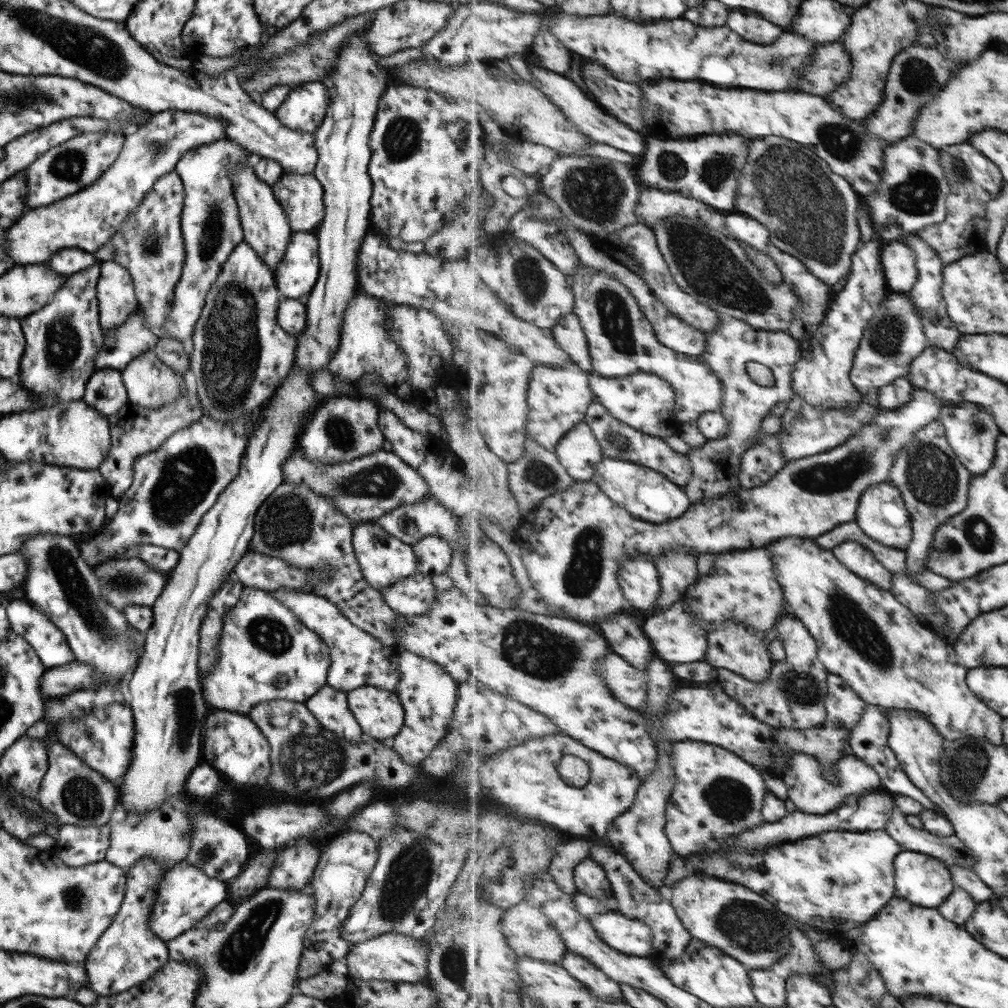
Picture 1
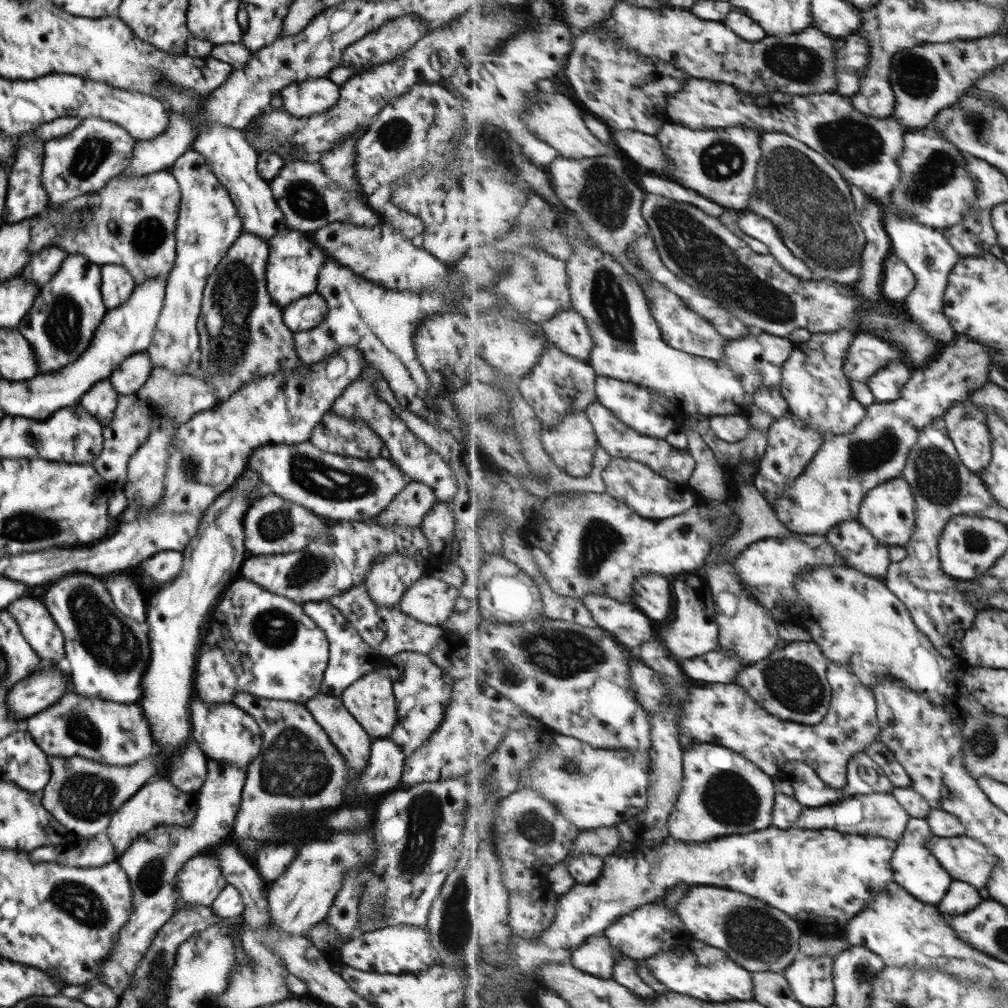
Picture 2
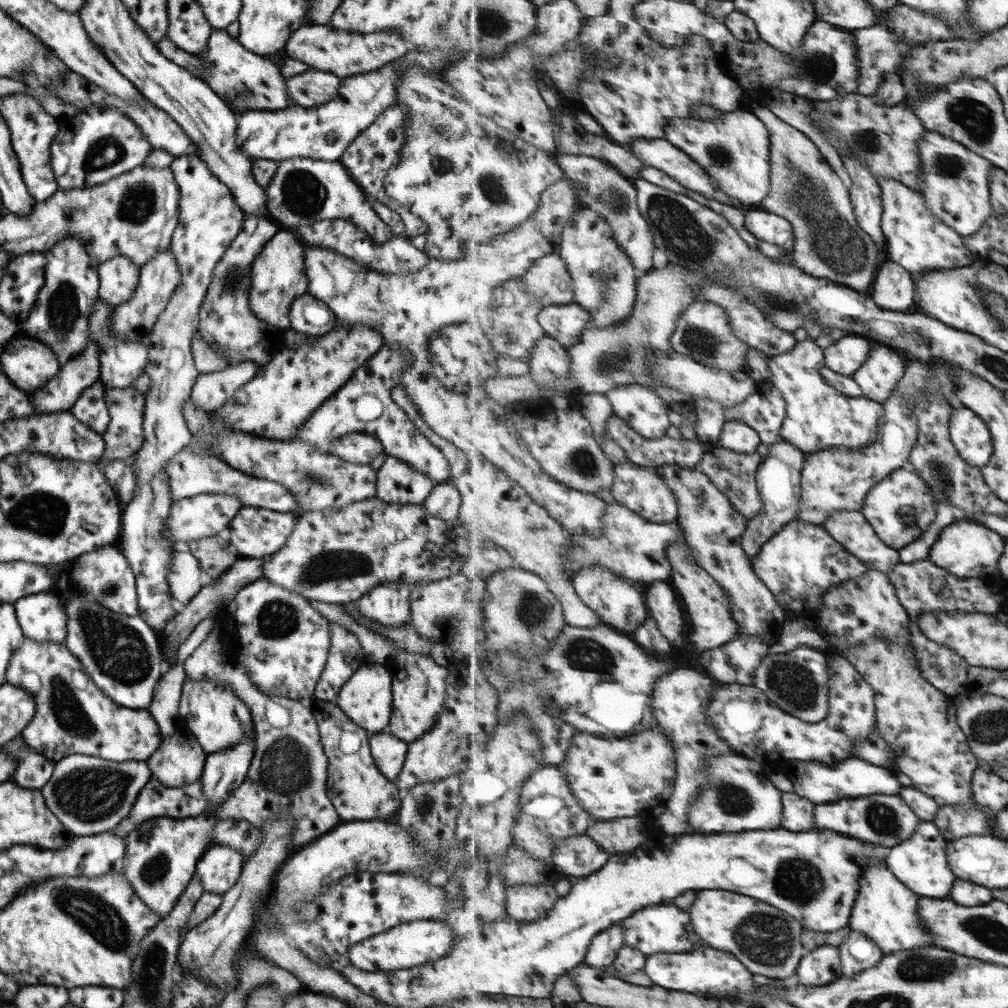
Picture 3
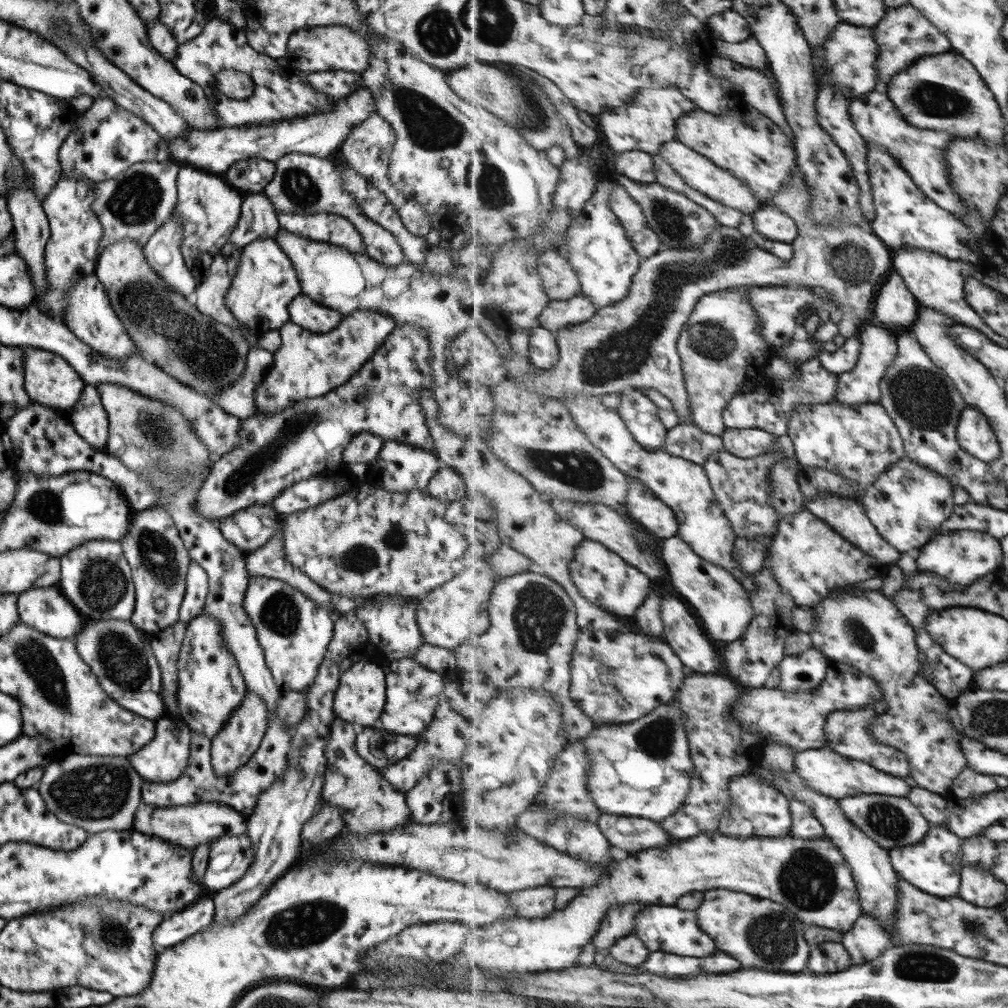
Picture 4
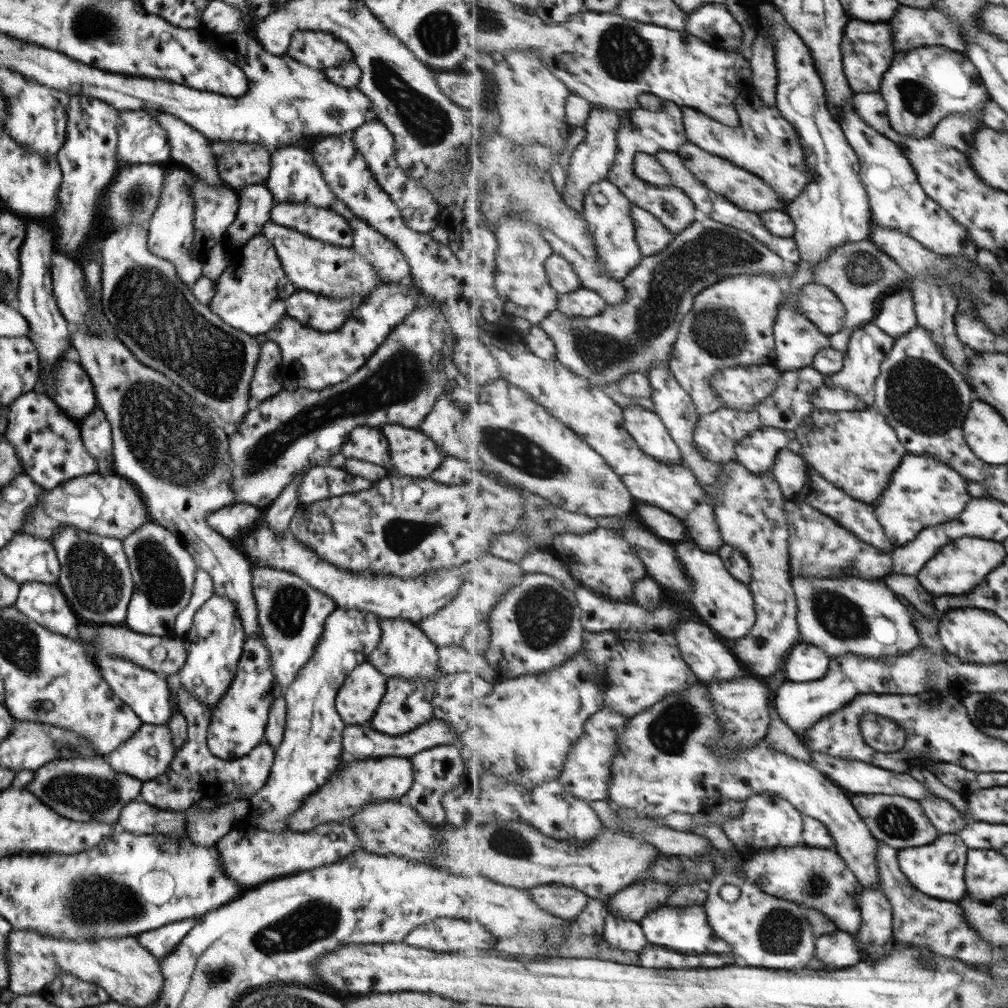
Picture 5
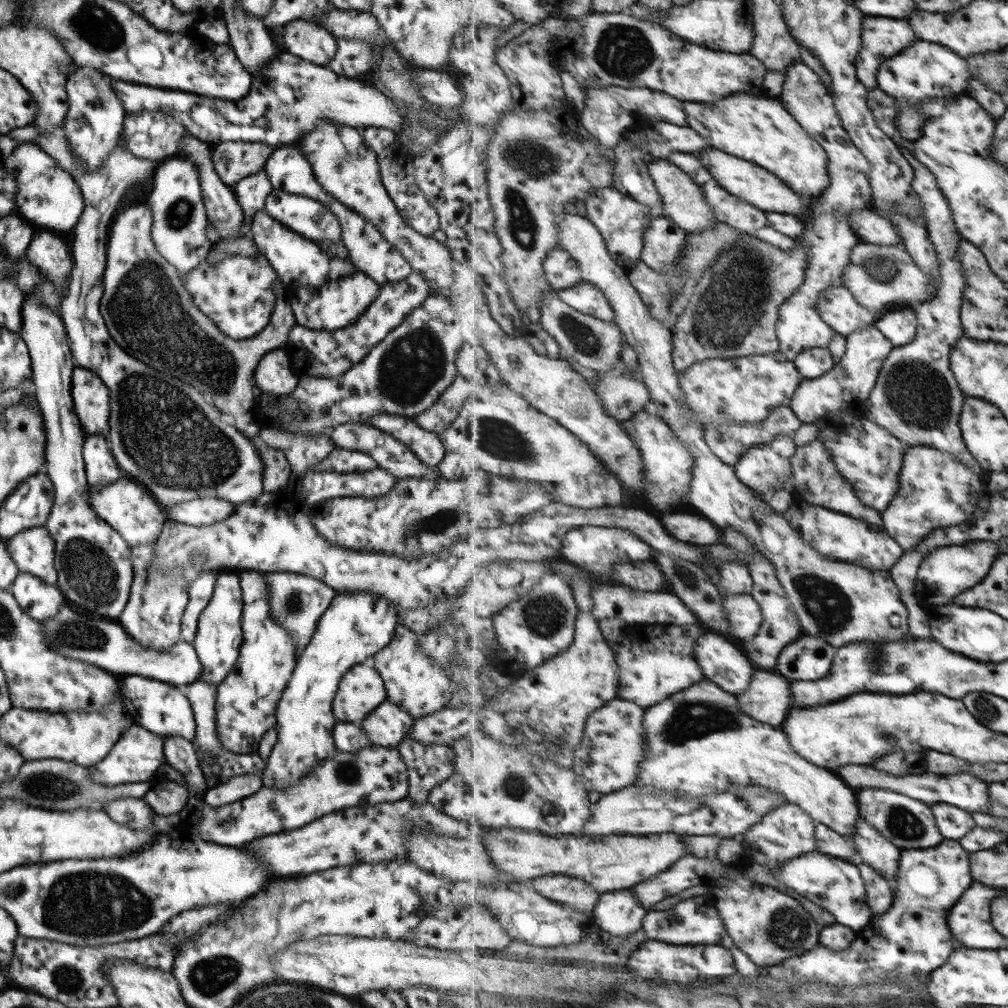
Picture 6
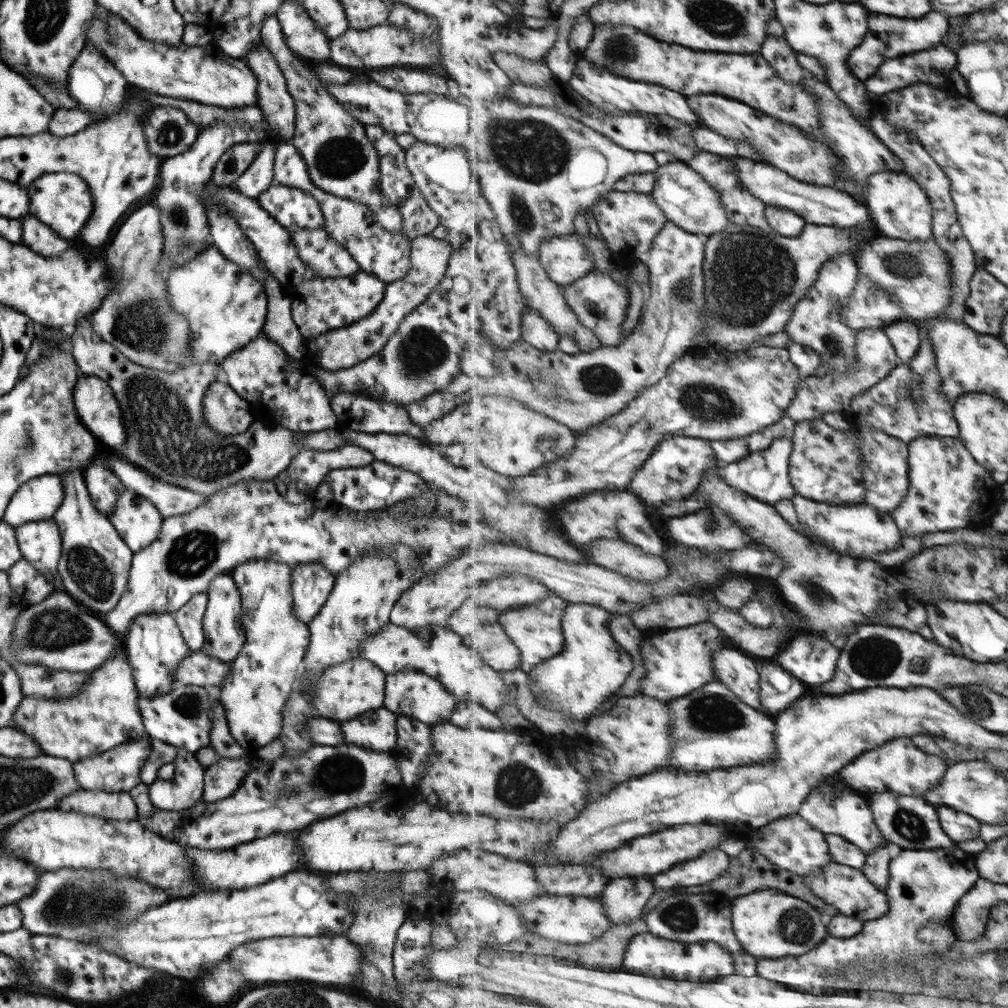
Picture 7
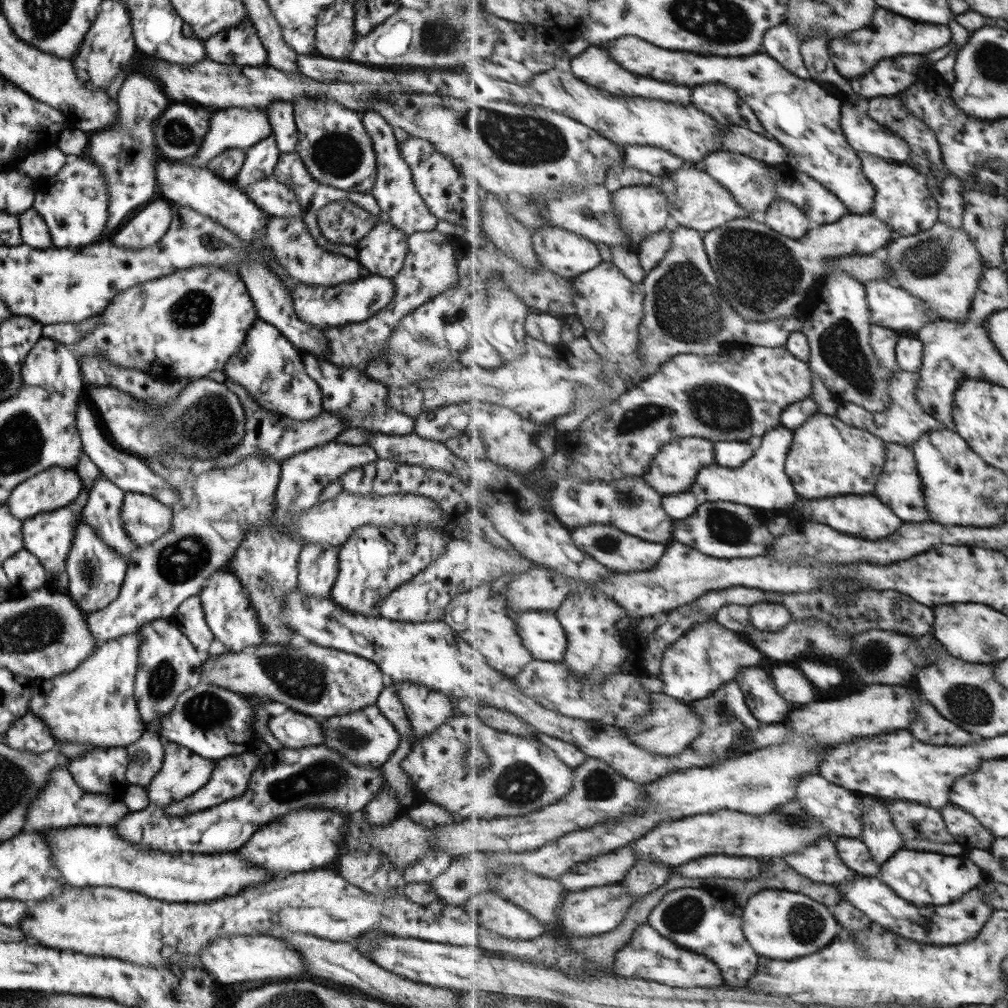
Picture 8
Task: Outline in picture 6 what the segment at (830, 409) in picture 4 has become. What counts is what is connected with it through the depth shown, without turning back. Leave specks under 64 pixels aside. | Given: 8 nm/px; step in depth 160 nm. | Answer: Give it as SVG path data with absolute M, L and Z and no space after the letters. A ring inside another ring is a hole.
M859 409L822 417L817 438L823 439L828 450L831 450L837 470L852 483L860 499L881 512L887 510L900 492L900 474L907 453L904 442L884 426L869 420Z

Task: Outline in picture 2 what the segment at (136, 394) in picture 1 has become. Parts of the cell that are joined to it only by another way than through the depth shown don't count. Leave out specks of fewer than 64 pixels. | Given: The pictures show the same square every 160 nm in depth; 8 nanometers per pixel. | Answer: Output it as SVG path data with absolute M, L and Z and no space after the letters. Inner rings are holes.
M145 350L125 358L117 368L113 369L107 380L118 396L131 395L143 387L152 369L148 352Z

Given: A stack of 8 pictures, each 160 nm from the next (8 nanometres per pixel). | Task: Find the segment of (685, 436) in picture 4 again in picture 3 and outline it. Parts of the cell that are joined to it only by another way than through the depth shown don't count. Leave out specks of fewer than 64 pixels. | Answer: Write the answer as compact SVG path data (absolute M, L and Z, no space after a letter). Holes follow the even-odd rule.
M612 413L605 423L608 438L619 442L628 454L628 460L635 464L643 465L645 468L654 470L668 464L676 464L681 468L692 468L695 464L700 464L704 460L705 454L713 447L713 444L703 441L691 441L688 439L673 439L669 436L663 438L650 439L641 436L626 420L619 415Z

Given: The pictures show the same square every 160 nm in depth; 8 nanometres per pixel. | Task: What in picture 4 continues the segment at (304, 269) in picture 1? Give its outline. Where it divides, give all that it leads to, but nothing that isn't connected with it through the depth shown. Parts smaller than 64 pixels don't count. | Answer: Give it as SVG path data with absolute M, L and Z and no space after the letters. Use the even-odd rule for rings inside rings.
M267 237L243 247L223 303L243 328L256 330L260 334L278 330L289 321L288 304L299 294L300 288L291 260L283 254L273 237Z

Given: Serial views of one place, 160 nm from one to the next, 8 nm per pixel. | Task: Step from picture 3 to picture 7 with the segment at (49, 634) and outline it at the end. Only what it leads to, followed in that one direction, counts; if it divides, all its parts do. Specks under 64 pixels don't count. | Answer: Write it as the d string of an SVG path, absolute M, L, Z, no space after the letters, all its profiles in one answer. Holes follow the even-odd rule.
M22 558L6 571L6 575L11 590L21 596L24 605L37 604L54 592L52 586L36 572L30 562Z

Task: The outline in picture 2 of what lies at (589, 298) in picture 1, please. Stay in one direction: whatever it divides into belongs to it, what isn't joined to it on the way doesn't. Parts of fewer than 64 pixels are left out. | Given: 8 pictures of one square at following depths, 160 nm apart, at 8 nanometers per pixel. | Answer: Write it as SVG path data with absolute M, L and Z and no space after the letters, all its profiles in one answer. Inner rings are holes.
M575 212L562 217L572 244L573 257L567 260L572 292L572 309L588 320L595 341L589 364L598 376L634 382L657 390L668 402L678 404L686 415L748 414L745 389L740 375L724 360L718 361L677 350L664 342L644 288L613 255L601 250L590 238Z

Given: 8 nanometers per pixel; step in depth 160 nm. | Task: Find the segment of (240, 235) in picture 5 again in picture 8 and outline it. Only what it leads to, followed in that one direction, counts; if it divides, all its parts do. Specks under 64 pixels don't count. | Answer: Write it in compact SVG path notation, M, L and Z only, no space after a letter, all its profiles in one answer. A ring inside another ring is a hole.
M270 134L244 150L244 161L231 181L235 186L247 186L250 182L271 176L278 154L275 139Z

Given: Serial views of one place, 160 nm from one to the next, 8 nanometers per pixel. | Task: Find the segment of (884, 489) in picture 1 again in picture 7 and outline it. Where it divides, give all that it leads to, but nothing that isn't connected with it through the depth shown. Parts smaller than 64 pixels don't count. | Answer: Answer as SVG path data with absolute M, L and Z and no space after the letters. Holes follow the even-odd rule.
M938 435L925 436L908 443L910 455L910 482L908 496L904 498L899 509L892 512L897 518L897 526L904 537L915 537L917 534L935 533L941 531L965 530L965 526L975 526L973 510L982 495L988 494L985 478L993 478L992 474L969 452L960 438L941 437Z

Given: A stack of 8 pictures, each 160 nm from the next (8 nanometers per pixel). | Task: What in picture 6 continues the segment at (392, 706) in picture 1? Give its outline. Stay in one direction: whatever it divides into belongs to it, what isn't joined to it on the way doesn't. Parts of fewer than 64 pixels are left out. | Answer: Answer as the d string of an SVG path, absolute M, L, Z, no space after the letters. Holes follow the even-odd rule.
M369 662L359 663L340 678L331 712L339 723L359 723L385 699L379 673Z

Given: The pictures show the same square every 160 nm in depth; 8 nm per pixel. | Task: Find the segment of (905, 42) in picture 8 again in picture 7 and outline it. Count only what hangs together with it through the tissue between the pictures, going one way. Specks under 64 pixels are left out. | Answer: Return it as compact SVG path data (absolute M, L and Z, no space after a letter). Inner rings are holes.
M937 12L921 18L921 20L913 20L913 18L895 18L895 16L887 16L887 14L871 14L869 16L869 34L861 43L861 46L853 50L849 56L849 67L852 68L853 74L857 78L866 81L871 78L881 65L885 65L885 58L897 58L897 56L905 56L911 52L919 52L919 50L929 50L945 43L949 31L949 22L945 16L937 16Z

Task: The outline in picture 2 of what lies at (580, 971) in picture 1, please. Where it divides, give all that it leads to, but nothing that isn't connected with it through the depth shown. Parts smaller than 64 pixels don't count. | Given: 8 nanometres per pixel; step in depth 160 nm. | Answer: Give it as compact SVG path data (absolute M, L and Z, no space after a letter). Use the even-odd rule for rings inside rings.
M605 934L589 937L585 944L572 950L568 963L579 967L597 978L612 978L614 975L615 948Z

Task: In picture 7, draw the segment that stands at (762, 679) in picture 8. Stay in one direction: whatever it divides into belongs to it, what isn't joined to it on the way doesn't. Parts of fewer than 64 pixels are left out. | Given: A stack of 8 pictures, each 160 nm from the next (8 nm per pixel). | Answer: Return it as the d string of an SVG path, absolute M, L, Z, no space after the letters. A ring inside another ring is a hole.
M723 647L716 650L715 669L717 680L725 683L743 702L763 711L761 677L753 658Z

